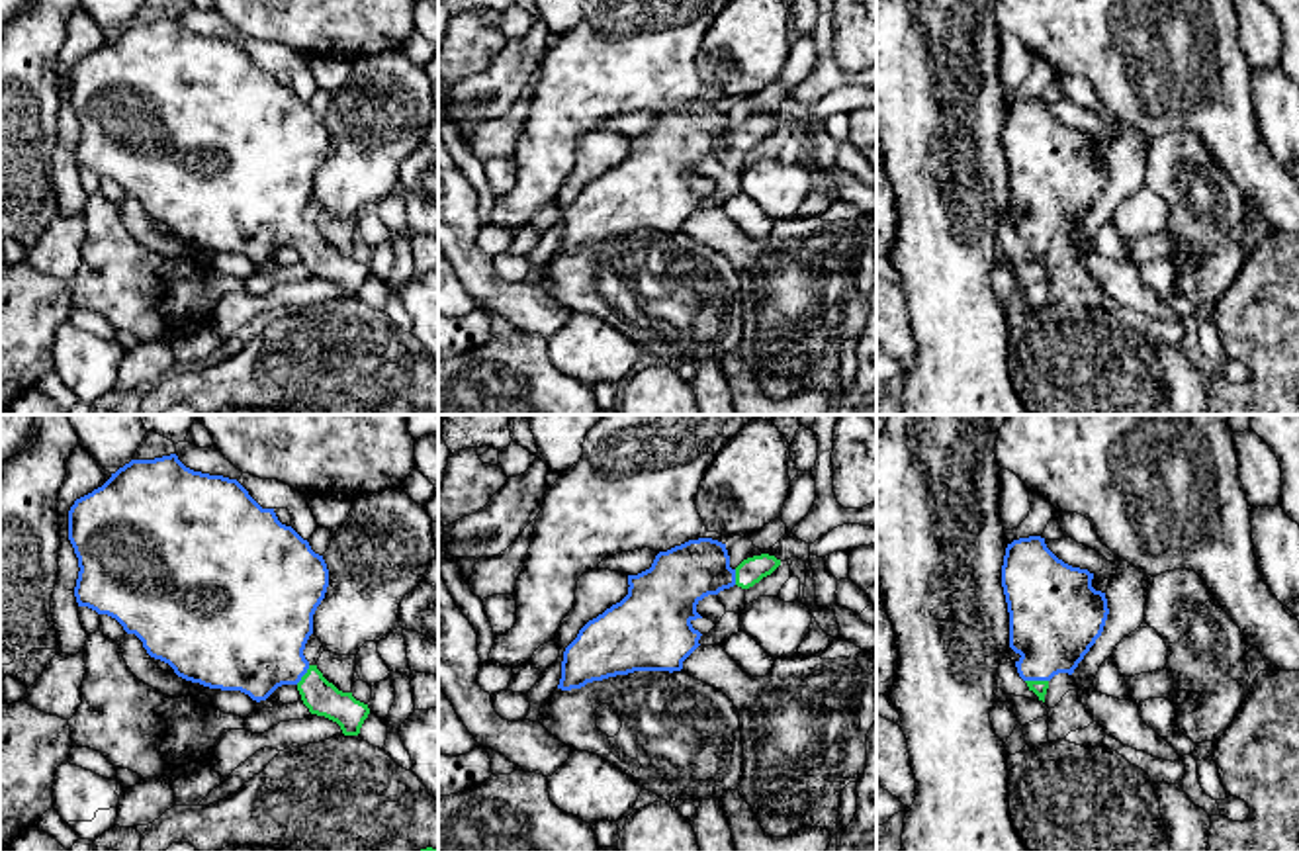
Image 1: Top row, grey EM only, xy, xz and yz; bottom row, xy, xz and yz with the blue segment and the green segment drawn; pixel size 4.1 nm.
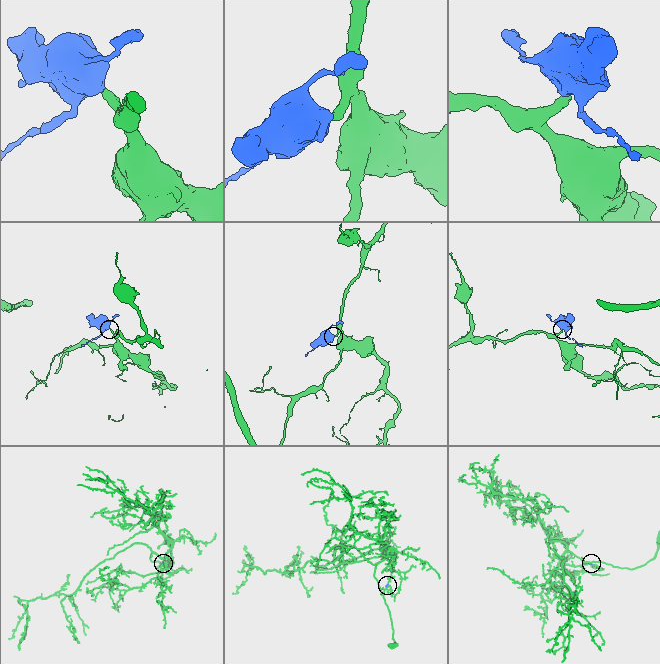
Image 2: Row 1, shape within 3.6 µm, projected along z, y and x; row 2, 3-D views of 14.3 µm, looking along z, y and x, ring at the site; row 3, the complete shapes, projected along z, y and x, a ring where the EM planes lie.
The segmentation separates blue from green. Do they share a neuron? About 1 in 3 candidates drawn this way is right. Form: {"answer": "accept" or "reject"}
{"answer": "accept"}

